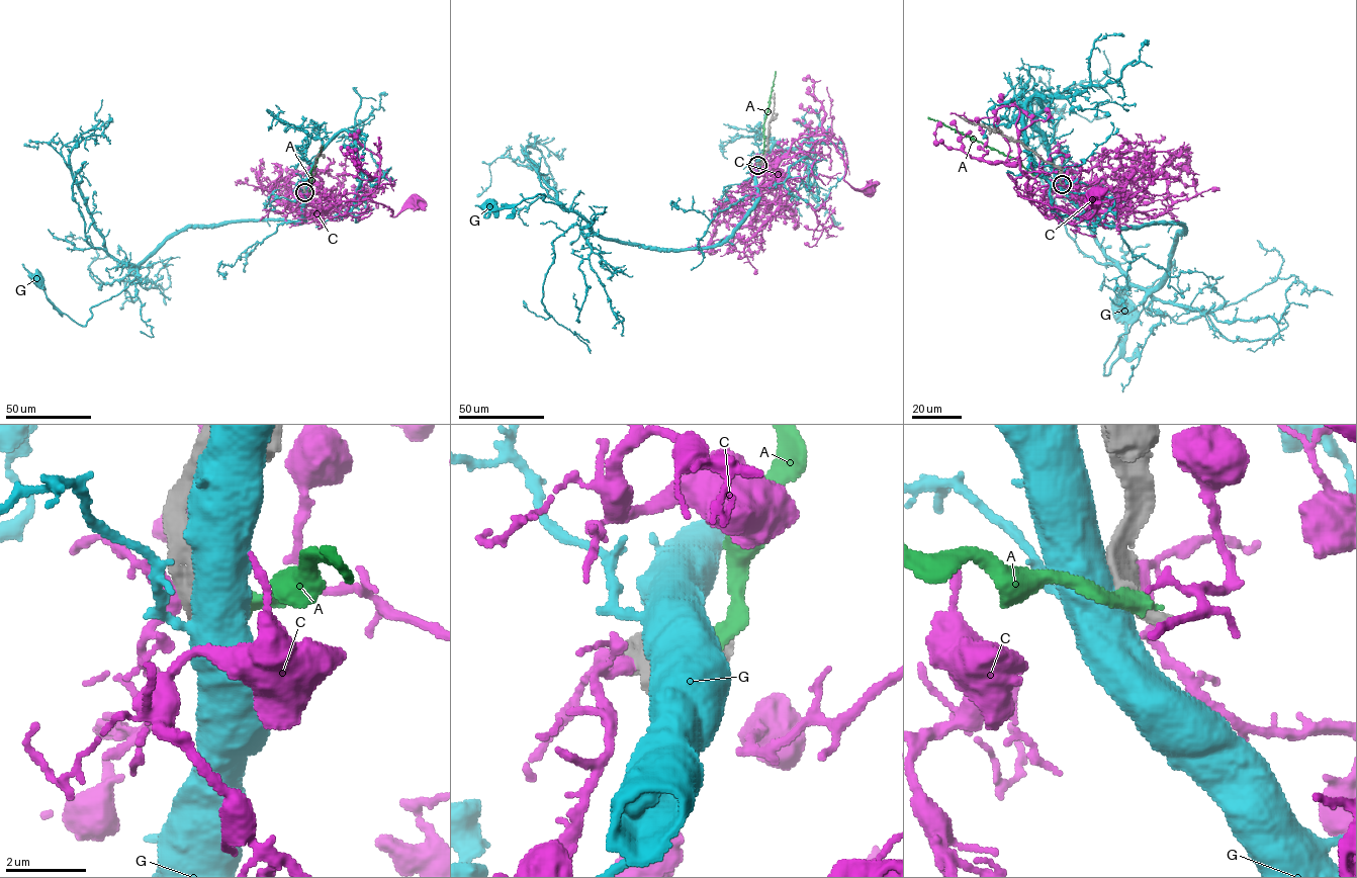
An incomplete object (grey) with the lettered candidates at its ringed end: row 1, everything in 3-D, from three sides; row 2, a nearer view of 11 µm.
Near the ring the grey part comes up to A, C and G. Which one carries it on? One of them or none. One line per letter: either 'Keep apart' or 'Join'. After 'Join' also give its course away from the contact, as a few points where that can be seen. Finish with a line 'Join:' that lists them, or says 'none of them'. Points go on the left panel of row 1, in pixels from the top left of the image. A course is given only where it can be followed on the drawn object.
A: Keep apart
C: Keep apart
G: Keep apart
Join: none of them

